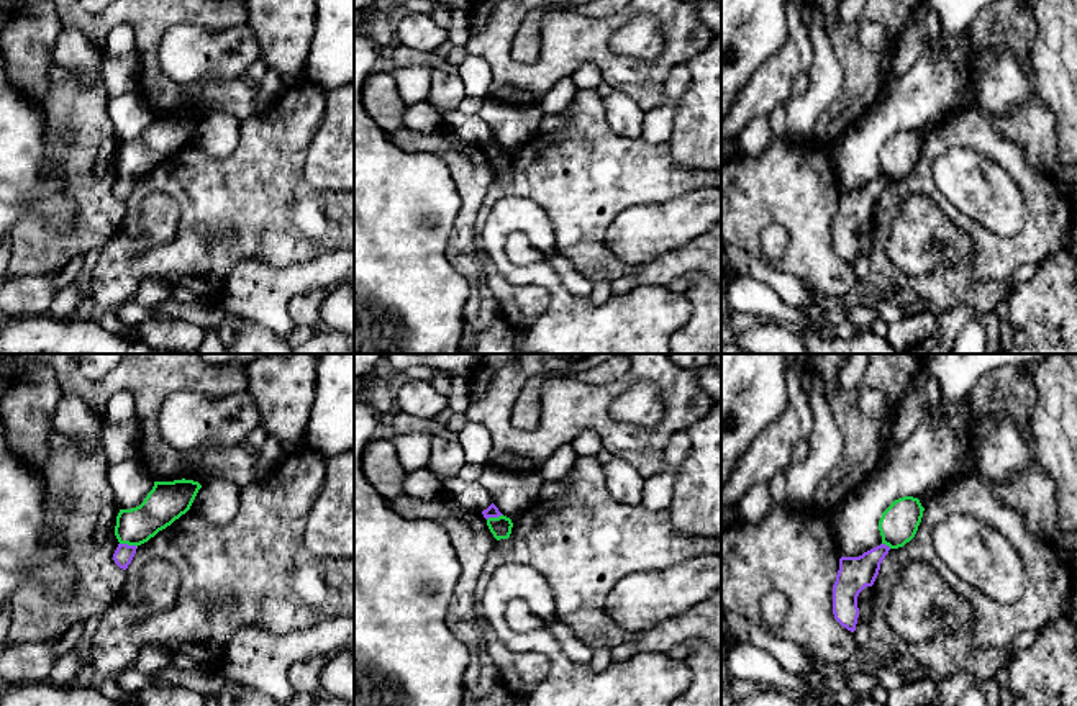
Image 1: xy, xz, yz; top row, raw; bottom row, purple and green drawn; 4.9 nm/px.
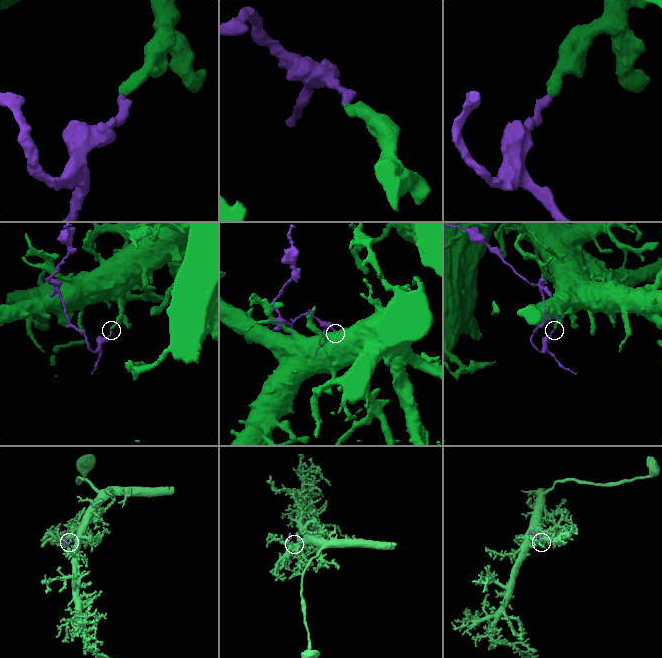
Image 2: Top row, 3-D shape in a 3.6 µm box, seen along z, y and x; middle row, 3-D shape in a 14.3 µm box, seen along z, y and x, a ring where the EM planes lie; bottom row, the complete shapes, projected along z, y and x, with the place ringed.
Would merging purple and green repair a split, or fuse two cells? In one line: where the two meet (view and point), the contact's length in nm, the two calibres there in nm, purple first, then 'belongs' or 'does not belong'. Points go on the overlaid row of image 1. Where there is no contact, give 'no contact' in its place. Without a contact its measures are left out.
meets purple in xy at (127, 544); contact 90 nm long; 90 nm thick on the purple side, 180 nm on the other; does not belong

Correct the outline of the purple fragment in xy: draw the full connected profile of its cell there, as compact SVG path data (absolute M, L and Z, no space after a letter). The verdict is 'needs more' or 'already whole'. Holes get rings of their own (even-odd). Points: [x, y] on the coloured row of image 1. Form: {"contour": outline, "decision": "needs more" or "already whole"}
{"contour": "M118 544L115 554L113 554L113 560L115 563L126 570L128 565L131 563L134 554L136 554L136 545L128 545L128 544Z", "decision": "already whole"}

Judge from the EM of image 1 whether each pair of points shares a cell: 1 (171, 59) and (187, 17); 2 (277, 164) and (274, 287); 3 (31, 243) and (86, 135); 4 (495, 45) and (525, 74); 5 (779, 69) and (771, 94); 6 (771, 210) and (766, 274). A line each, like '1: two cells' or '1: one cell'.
1: two cells
2: two cells
3: one cell
4: one cell
5: one cell
6: two cells

